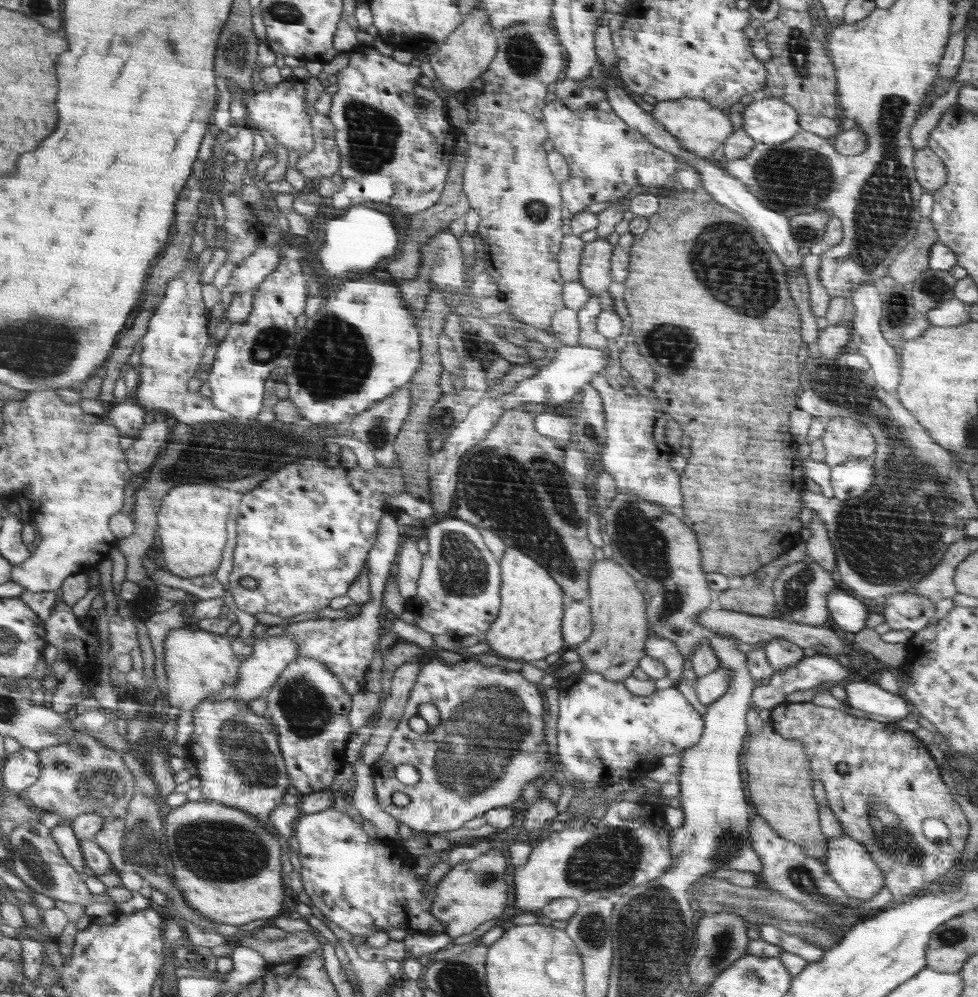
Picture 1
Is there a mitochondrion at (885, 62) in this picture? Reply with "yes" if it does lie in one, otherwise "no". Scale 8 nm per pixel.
no

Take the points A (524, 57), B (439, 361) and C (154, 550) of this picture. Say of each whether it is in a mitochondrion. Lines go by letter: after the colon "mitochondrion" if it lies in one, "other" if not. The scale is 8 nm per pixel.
A: mitochondrion
B: other
C: other

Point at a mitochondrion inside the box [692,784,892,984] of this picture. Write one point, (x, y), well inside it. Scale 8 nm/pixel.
(801, 877)

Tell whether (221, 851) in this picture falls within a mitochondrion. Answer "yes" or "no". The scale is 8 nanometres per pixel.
yes

